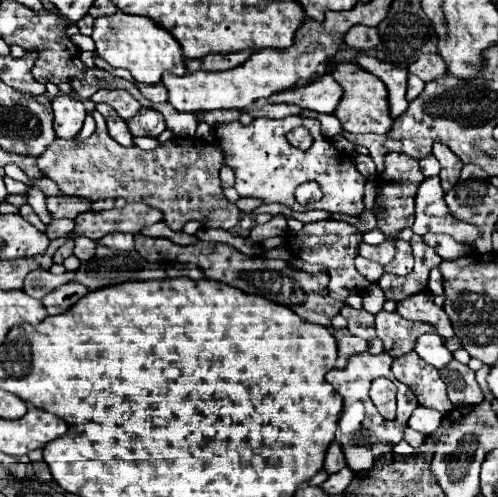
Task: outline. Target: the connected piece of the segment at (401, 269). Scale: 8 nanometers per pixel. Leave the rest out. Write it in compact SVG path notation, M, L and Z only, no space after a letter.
M397 240L397 242L395 242L395 248L397 248L397 254L395 254L395 258L387 264L389 270L387 270L387 266L384 267L385 272L391 272L391 274L399 276L411 273L414 267L414 258L411 256L411 246L409 246L409 242Z

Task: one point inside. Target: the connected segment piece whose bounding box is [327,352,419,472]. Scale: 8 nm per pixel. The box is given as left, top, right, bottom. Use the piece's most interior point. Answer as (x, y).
(363, 434)

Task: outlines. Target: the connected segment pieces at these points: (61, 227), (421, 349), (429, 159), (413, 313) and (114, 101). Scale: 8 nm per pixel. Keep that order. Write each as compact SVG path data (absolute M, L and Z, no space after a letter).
M53 220L53 222L49 224L49 228L47 228L47 236L53 240L53 238L59 238L59 236L71 232L71 230L73 230L71 220Z
M423 334L421 338L417 338L417 346L415 352L431 366L435 366L437 370L441 370L445 364L449 364L453 360L453 354L445 348L443 338L437 334Z
M433 154L421 158L419 164L421 164L421 170L425 176L437 176L439 174L439 162L437 162L437 158L433 158Z
M429 292L413 294L413 298L405 298L397 302L397 312L407 320L421 320L433 324L443 338L451 338L455 334L449 316L445 314L443 308L439 308L433 302L433 296Z
M97 90L91 96L91 100L113 106L123 120L133 118L133 114L137 114L137 110L141 110L141 104L127 90Z

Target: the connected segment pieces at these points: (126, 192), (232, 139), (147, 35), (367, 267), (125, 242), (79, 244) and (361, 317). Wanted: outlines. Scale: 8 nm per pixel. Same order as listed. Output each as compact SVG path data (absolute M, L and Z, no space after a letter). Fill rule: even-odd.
M93 112L97 130L85 142L77 144L73 140L57 138L45 154L37 158L39 170L55 180L59 188L69 196L85 196L89 200L101 198L125 198L127 202L145 202L163 212L163 220L171 230L181 230L185 222L197 220L205 228L233 230L241 220L241 210L229 202L223 194L219 168L223 166L223 156L199 138L169 140L155 150L141 150L137 146L125 148L117 144L105 126L105 118Z
M289 116L283 120L271 118L255 118L249 126L241 126L239 122L219 124L215 126L215 136L221 142L229 164L235 170L235 190L239 196L251 196L263 200L263 204L285 204L295 212L303 212L305 208L319 208L327 212L341 212L347 216L359 216L363 212L363 186L365 180L359 176L347 154L341 154L337 148L329 144L329 140L321 134L317 118L305 116ZM293 128L307 128L313 136L313 146L303 152L287 142L287 132ZM303 180L315 180L321 184L323 200L313 206L301 206L295 200L295 188L303 184Z
M115 12L111 16L95 18L93 34L97 54L109 62L113 68L125 68L137 82L143 84L157 84L161 82L163 72L171 72L177 76L187 74L183 50L179 42L167 32L161 30L151 18L145 16L131 16L125 12Z
M361 256L355 258L355 264L357 264L357 270L359 270L369 282L377 282L377 280L381 278L381 274L383 274L383 266L381 266L381 264L369 262L369 260L361 258Z
M123 232L107 234L105 238L97 240L97 246L107 246L118 252L130 252L134 250L134 235Z
M83 236L75 238L75 250L73 250L73 254L75 254L79 260L89 260L89 258L93 258L93 254L95 254L95 242L89 240L89 238L83 238Z
M351 306L341 308L341 316L347 318L349 322L349 332L355 336L361 336L369 342L375 340L375 326L373 326L373 316L365 310L353 310Z

